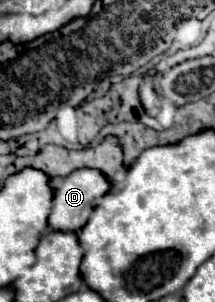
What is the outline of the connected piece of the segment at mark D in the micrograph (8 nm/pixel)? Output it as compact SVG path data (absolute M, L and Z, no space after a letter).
M81 168L74 170L65 177L56 177L50 180L50 186L54 190L54 206L50 212L50 226L58 230L80 230L86 222L92 210L96 208L96 200L102 198L106 192L110 192L110 180L100 170Z

